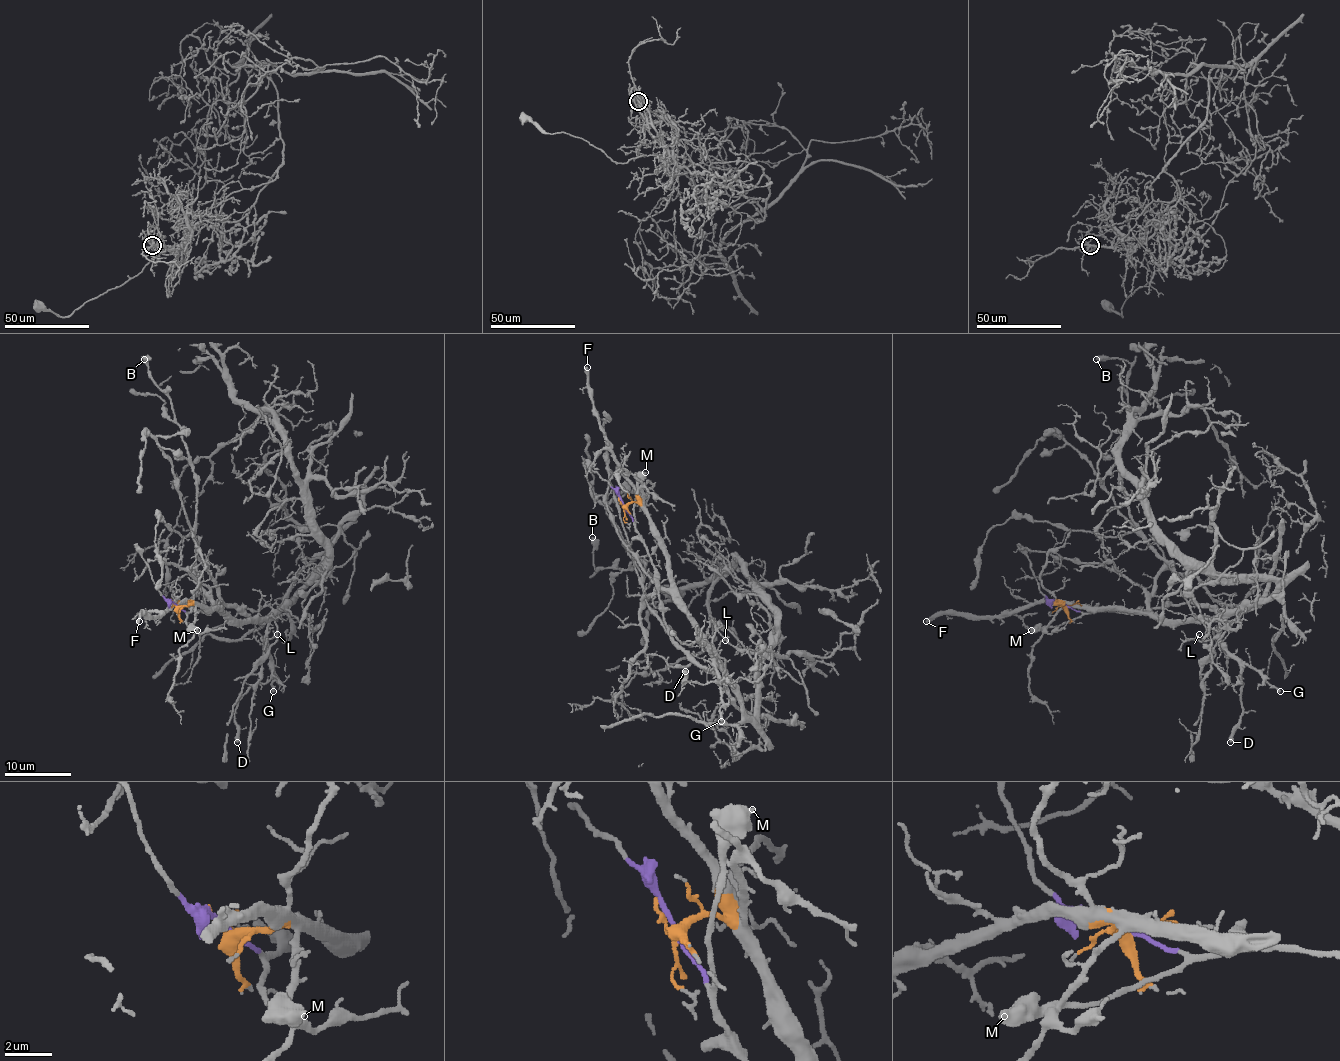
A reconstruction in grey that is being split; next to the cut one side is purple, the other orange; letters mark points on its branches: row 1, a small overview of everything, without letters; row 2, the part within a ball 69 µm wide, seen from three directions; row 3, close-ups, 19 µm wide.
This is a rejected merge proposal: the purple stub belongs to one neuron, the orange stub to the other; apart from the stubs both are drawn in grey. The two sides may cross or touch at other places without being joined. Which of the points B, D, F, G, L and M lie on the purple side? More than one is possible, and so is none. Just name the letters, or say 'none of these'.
B, M

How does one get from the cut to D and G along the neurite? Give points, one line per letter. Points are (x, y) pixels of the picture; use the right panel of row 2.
D: (1062, 604), (1110, 607), (1178, 620), (1216, 622), (1218, 642), (1237, 662), (1242, 683), (1241, 723), (1229, 742)
G: (1062, 604), (1110, 607), (1178, 620), (1214, 620), (1218, 624), (1218, 640), (1280, 691)

